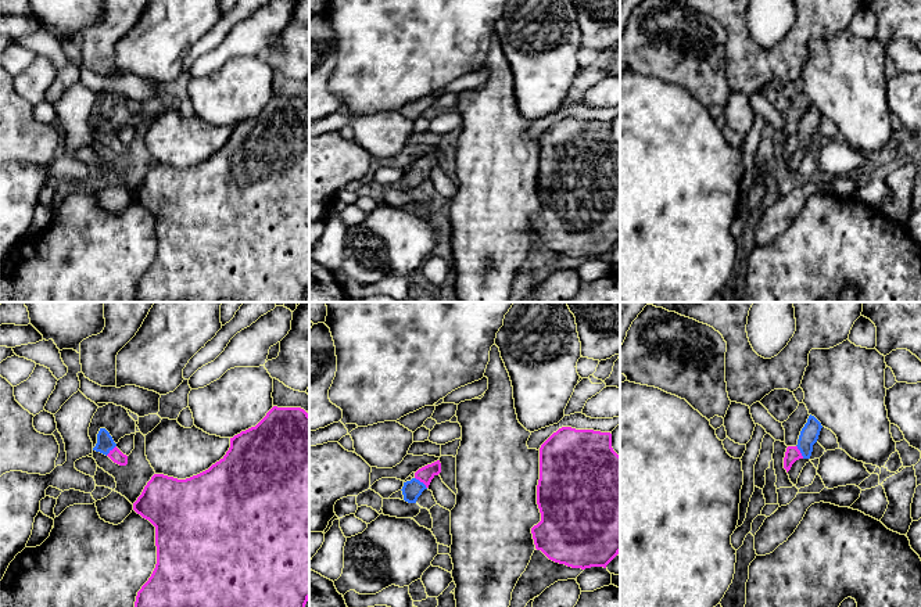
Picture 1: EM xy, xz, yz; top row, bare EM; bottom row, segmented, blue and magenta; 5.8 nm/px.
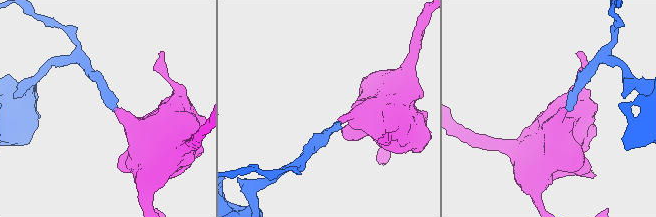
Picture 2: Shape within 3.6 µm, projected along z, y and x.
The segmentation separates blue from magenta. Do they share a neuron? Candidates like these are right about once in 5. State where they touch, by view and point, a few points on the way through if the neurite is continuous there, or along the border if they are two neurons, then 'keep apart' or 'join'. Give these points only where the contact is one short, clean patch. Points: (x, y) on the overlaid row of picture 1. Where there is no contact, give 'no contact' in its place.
meets blue in xz at (422, 482); runs through xz (412, 489), (422, 482), (425, 474); join

